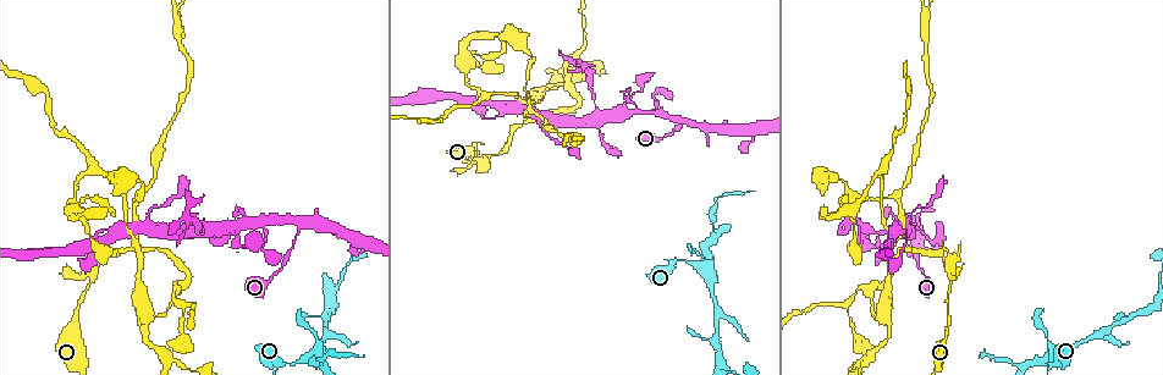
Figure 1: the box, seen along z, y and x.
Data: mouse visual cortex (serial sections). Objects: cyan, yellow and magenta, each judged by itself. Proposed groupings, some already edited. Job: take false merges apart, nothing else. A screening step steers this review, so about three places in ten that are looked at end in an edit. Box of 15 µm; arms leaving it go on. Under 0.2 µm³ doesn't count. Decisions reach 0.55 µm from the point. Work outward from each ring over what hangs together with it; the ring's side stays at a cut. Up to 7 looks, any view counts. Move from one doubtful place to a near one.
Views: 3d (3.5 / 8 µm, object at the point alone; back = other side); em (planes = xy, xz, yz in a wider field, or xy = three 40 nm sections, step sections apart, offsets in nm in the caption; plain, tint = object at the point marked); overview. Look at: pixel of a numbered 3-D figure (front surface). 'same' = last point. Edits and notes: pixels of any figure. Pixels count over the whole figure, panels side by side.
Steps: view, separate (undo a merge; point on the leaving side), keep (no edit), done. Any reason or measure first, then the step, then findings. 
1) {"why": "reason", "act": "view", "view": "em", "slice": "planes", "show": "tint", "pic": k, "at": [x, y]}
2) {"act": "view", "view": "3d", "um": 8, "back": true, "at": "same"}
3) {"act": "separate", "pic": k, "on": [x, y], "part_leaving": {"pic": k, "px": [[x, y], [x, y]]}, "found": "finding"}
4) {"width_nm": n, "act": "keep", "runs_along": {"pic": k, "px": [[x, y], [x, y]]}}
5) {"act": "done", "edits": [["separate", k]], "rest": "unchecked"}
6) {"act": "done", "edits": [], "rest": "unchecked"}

{"why": "sharp bend", "act": "view", "view": "3d", "um": 3.5, "pic": 1, "at": [307, 356]}

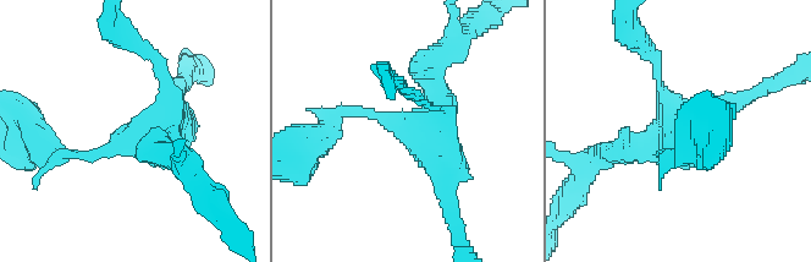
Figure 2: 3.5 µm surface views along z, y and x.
{"why": "need the tissue", "act": "view", "view": "em", "slice": "planes", "show": "tint", "pic": 2, "at": [672, 139]}

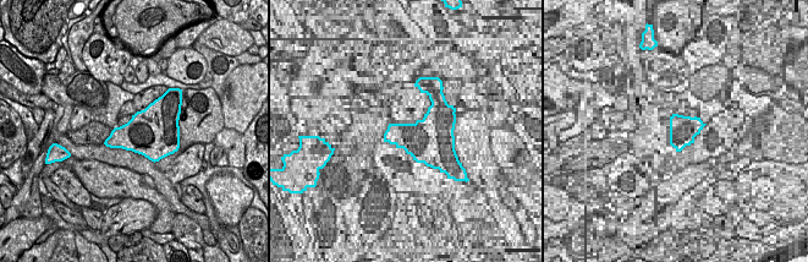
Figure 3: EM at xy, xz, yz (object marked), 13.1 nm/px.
{"act": "keep", "runs_along": {"pic": 2, "px": [[340, 113], [414, 125], [448, 185]]}, "found": "one cell here"}

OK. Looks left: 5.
{"why": "sudden change in width", "act": "view", "view": "3d", "um": 3.5, "pic": 1, "at": [471, 159]}

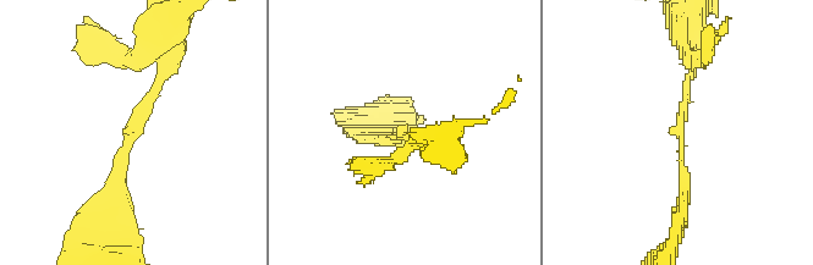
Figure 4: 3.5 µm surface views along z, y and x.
{"act": "view", "view": "em", "slice": "xy", "step": 3, "show": "tint", "pic": 4, "at": [398, 138]}

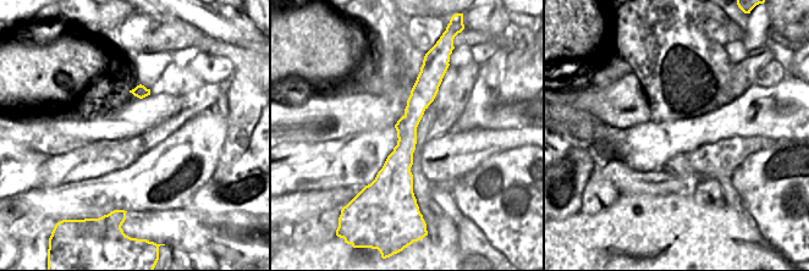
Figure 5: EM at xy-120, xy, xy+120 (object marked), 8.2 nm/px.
{"arm_widths_nm": [150, 200], "act": "keep", "runs_along": {"pic": 5, "px": [[425, 73], [397, 165], [397, 198]]}, "found": "one cell here"}

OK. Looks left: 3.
{"why": "arms part here", "act": "view", "view": "3d", "um": 8, "pic": 1, "at": [300, 230]}

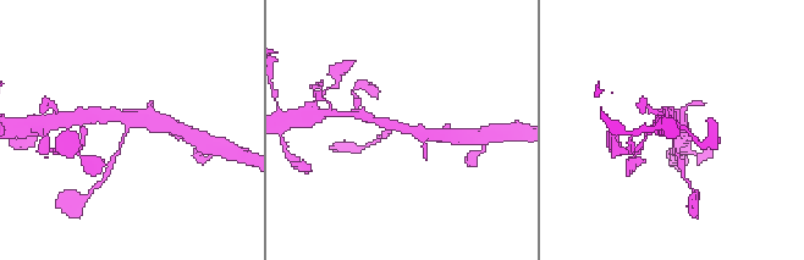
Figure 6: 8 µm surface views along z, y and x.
{"act": "view", "view": "3d", "um": 3.5, "pic": 6, "at": [125, 132]}

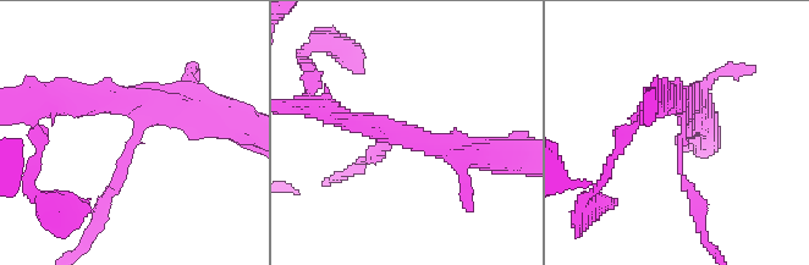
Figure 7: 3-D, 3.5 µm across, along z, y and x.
{"act": "view", "view": "em", "slice": "xy", "step": 2, "show": "tint", "pic": 7, "at": [410, 138]}

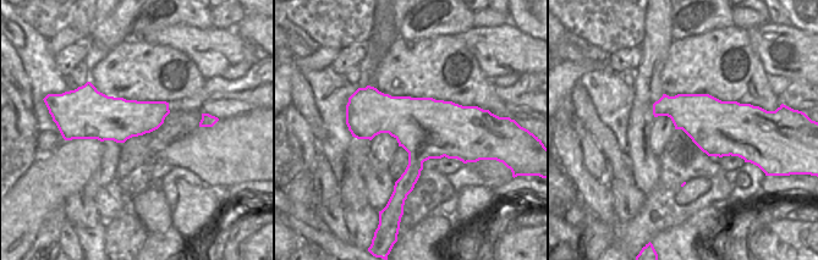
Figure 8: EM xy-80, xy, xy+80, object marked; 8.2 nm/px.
{"act": "keep", "runs_along": {"pic": 7, "px": [[698, 203], [682, 176], [682, 112], [666, 101]]}, "found": "continuous, no second cell"}

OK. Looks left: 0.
{"act": "done", "edits": [], "rest": "unchecked"}

